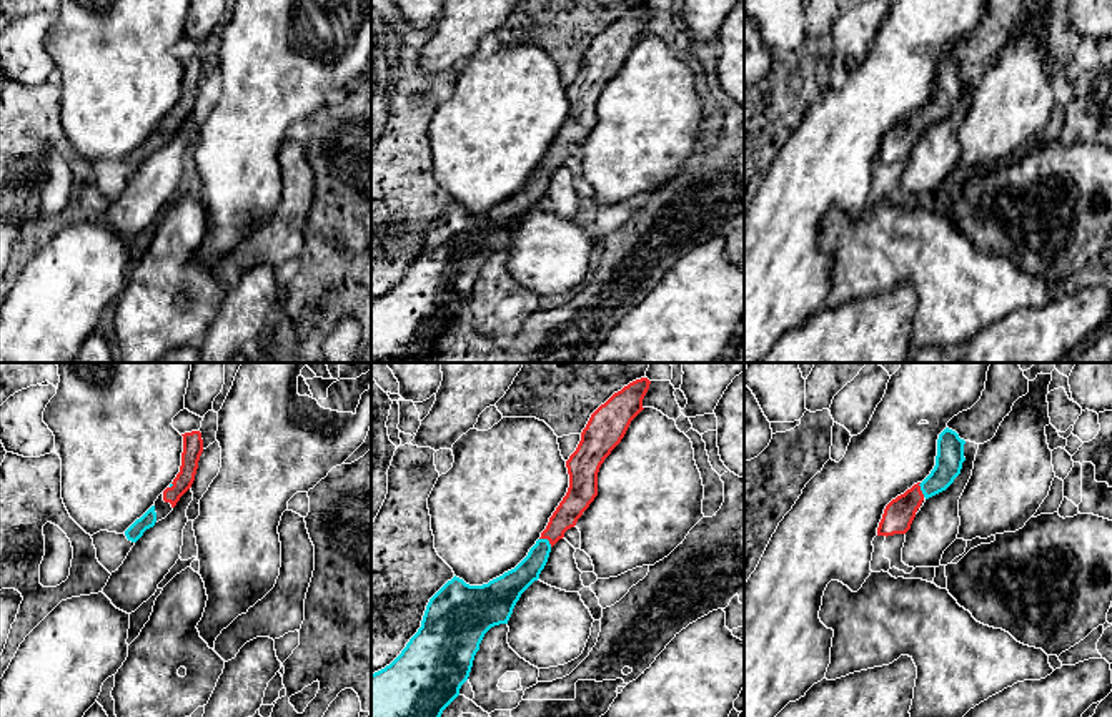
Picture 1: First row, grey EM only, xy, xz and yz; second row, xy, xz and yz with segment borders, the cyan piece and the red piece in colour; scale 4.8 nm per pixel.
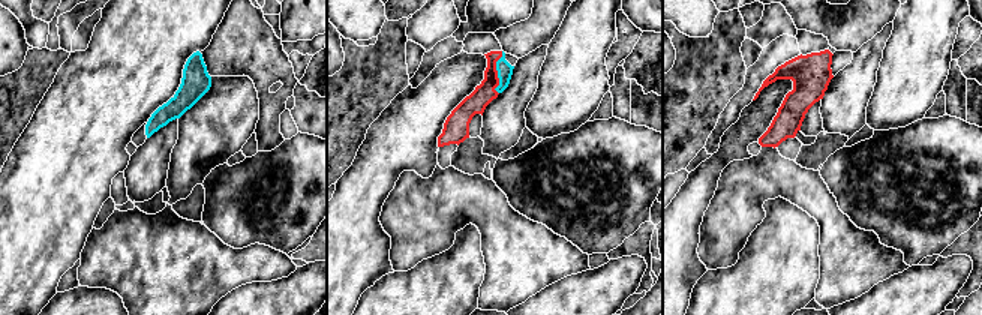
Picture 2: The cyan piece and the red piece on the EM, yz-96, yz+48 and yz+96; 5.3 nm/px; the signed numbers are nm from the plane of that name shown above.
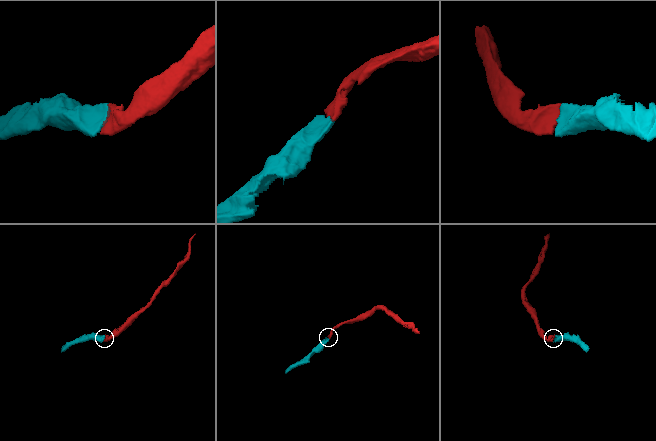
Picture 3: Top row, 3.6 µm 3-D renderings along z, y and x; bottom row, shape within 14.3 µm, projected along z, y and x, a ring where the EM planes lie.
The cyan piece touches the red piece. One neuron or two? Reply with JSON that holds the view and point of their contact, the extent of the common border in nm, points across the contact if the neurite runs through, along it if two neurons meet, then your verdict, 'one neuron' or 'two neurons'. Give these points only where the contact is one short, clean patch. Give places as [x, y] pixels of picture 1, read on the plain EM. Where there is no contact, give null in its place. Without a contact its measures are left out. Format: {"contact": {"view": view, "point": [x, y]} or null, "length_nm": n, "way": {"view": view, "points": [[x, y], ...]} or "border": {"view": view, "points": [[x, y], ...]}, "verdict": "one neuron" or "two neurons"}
{"contact": {"view": "xz", "point": [546, 167]}, "length_nm": 80, "way": {"view": "xz", "points": [[516, 208], [536, 187], [546, 167], [576, 128]]}, "verdict": "one neuron"}

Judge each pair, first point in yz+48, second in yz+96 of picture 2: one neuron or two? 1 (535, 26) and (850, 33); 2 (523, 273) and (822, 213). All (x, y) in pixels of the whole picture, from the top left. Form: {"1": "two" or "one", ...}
{"1": "one", "2": "one"}

